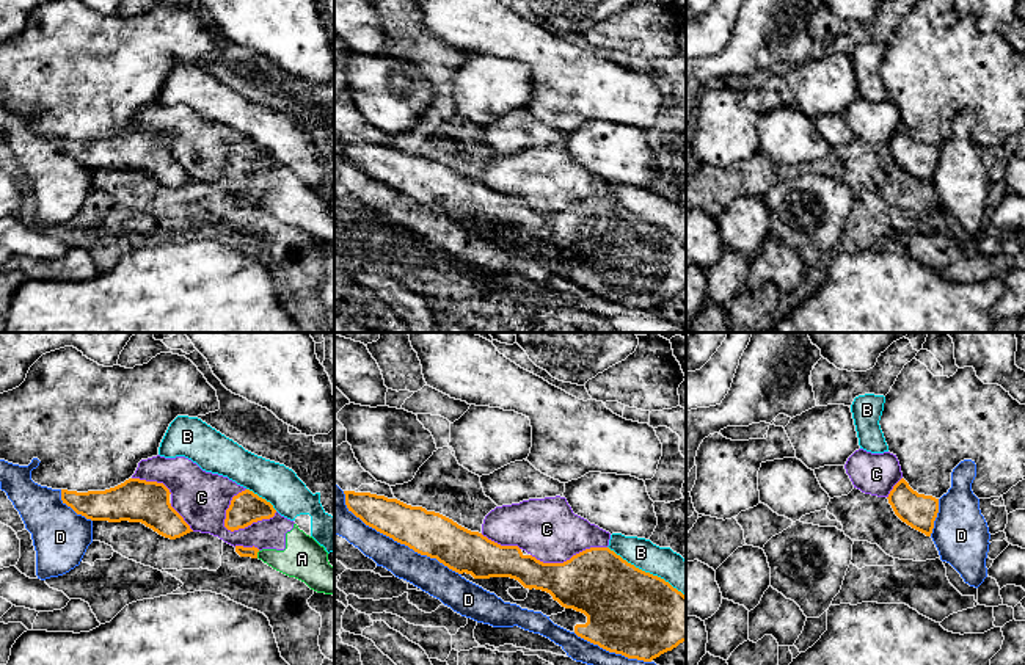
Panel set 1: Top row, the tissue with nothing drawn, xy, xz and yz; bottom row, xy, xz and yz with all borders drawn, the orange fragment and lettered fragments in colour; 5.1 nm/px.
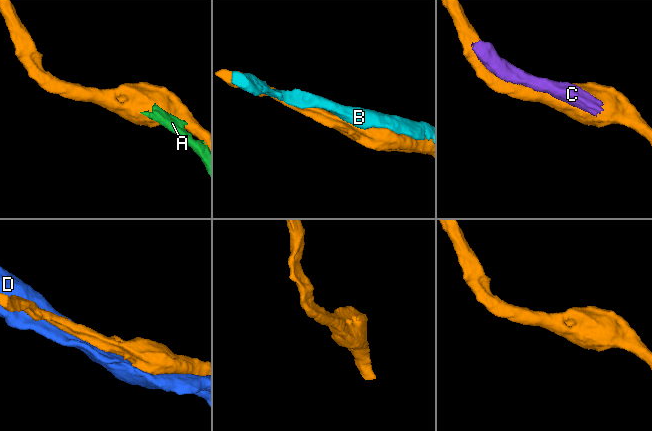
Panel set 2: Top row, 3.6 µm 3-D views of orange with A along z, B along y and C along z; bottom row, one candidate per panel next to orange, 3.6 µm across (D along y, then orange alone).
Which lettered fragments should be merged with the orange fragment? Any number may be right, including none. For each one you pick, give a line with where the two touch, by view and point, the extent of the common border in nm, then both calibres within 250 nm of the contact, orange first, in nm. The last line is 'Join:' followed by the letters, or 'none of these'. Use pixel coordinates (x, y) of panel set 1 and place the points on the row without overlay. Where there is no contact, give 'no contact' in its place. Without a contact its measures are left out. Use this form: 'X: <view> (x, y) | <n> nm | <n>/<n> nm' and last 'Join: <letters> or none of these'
Join: none of these

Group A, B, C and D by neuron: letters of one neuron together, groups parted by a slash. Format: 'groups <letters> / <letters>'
groups A C / B / D

